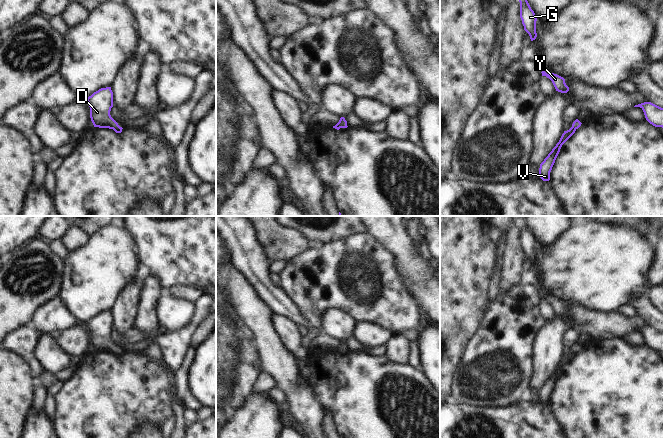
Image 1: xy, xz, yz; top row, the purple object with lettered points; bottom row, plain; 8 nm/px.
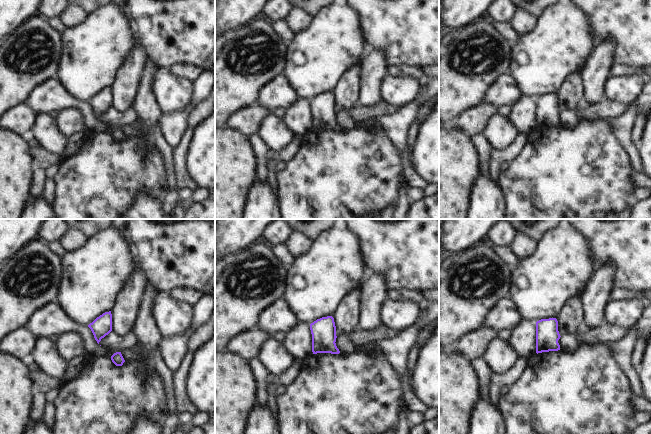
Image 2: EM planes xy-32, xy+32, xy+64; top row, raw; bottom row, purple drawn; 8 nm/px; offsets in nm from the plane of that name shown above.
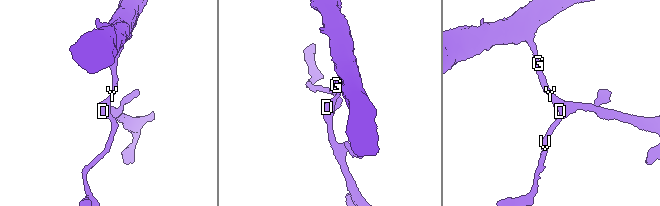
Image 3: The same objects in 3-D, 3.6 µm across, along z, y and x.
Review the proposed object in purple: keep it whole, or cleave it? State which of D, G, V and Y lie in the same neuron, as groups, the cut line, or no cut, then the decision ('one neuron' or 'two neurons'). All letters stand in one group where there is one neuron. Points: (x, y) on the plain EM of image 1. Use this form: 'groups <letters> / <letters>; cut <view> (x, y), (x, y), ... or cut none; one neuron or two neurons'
groups D G V Y; cut none; one neuron

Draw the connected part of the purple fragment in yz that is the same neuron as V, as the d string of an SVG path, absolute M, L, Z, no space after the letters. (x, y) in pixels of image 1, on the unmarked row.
M576 343L573 346L572 351L569 354L564 355L559 366L548 378L548 380L544 383L544 385L540 388L539 401L543 405L550 404L550 396L552 394L552 391L555 387L555 384L560 376L562 369L575 357L575 355L581 350L581 348L582 347L578 343Z

